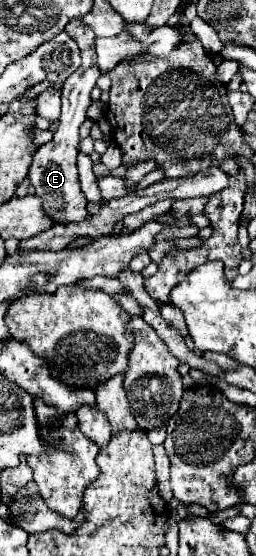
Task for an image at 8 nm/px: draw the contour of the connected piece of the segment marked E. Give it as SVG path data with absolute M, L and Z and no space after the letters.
M71 21L65 31L77 41L79 49L81 49L81 59L83 65L81 69L69 77L69 81L65 81L63 85L63 93L61 93L61 117L59 117L59 127L55 131L53 141L41 145L33 157L33 165L29 171L29 181L35 187L35 195L43 201L43 209L45 213L49 213L49 217L53 217L55 223L73 223L73 221L85 221L85 217L89 217L87 213L87 199L81 193L79 187L79 179L77 179L77 167L75 167L75 159L77 159L77 147L79 147L79 127L81 123L87 119L87 109L91 105L91 89L95 87L95 81L99 79L99 65L93 53L93 45L95 45L95 33L93 29L89 29L85 23L81 21Z

